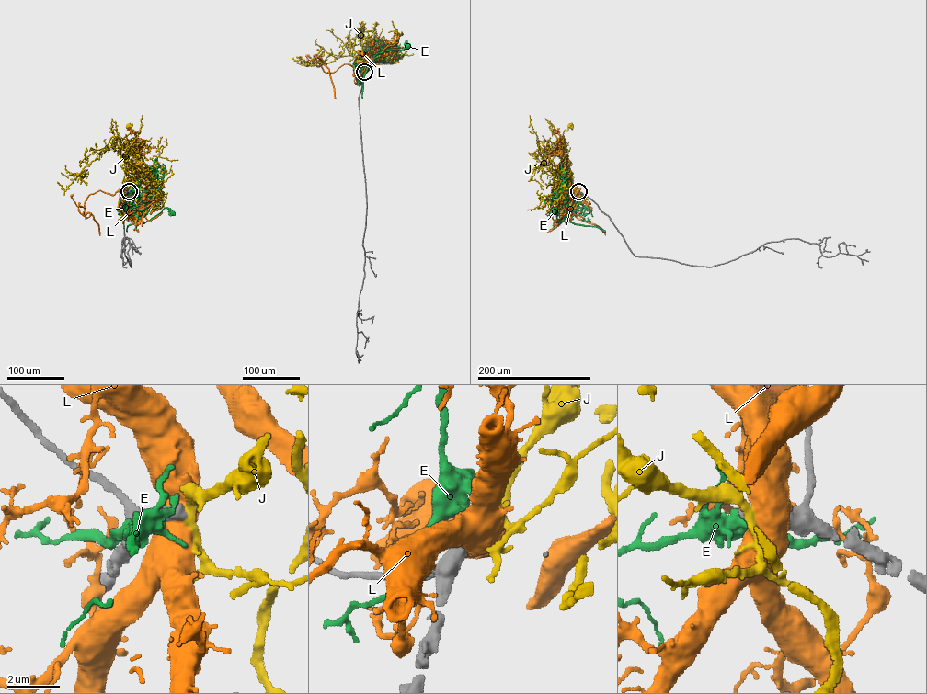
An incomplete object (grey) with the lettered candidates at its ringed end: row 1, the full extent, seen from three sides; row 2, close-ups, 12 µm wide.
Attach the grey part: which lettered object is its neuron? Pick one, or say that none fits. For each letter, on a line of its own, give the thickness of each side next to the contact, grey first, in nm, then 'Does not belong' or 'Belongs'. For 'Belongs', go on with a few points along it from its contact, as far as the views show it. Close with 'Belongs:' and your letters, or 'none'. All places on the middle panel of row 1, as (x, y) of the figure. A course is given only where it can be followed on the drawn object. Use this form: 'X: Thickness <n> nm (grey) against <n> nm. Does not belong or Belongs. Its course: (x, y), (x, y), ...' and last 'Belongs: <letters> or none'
E: Thickness 700 nm (grey) against 240 nm. Does not belong
J: Thickness 550 nm (grey) against 360 nm. Does not belong
L: Thickness 750 nm (grey) against 850 nm. Does not belong
Belongs: none

